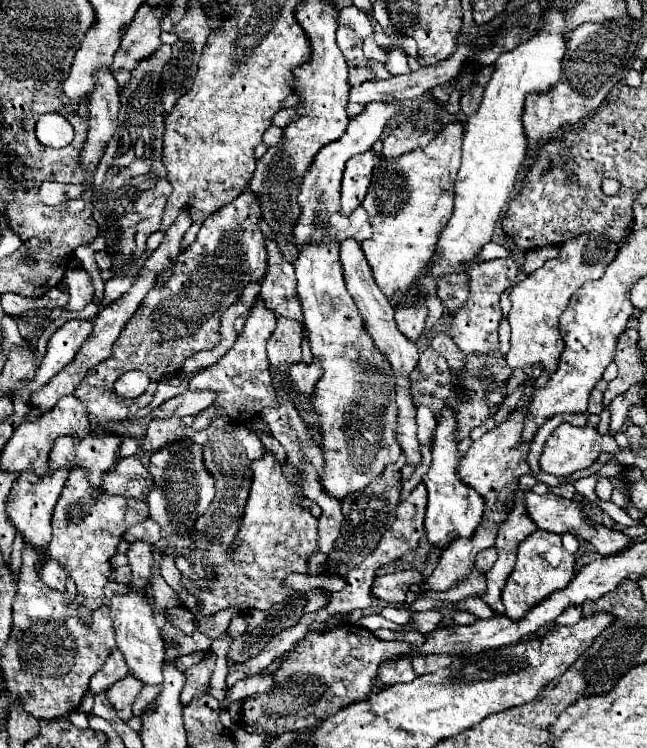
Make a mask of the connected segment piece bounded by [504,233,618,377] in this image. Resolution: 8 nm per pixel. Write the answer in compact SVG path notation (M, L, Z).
M586 233L576 239L562 243L560 257L546 261L540 269L530 273L524 281L516 283L510 291L512 309L508 313L508 323L512 327L510 351L504 357L512 371L520 369L534 369L536 365L542 367L542 373L548 377L558 369L558 357L562 355L562 337L558 331L560 315L566 311L570 297L586 283L602 277L610 261L614 261L618 253L618 243L600 235L600 233Z

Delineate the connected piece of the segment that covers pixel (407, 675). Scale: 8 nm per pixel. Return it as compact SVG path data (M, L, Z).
M396 657L394 661L384 661L378 667L378 675L384 685L406 683L416 677L416 673L412 669L412 659L400 659L400 657Z

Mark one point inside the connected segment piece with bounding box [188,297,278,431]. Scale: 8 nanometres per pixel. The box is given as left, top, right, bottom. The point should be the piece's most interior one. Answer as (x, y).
(241, 377)

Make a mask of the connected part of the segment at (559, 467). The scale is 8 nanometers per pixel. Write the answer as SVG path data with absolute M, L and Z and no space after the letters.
M562 423L560 427L554 429L550 439L546 441L542 457L540 457L540 467L542 467L544 473L552 473L552 475L564 477L564 475L570 475L570 473L574 473L578 469L590 467L602 451L608 451L609 454L614 455L620 451L620 448L616 445L614 439L608 439L606 435L600 435L598 429L592 427L592 425L574 427L570 423Z

